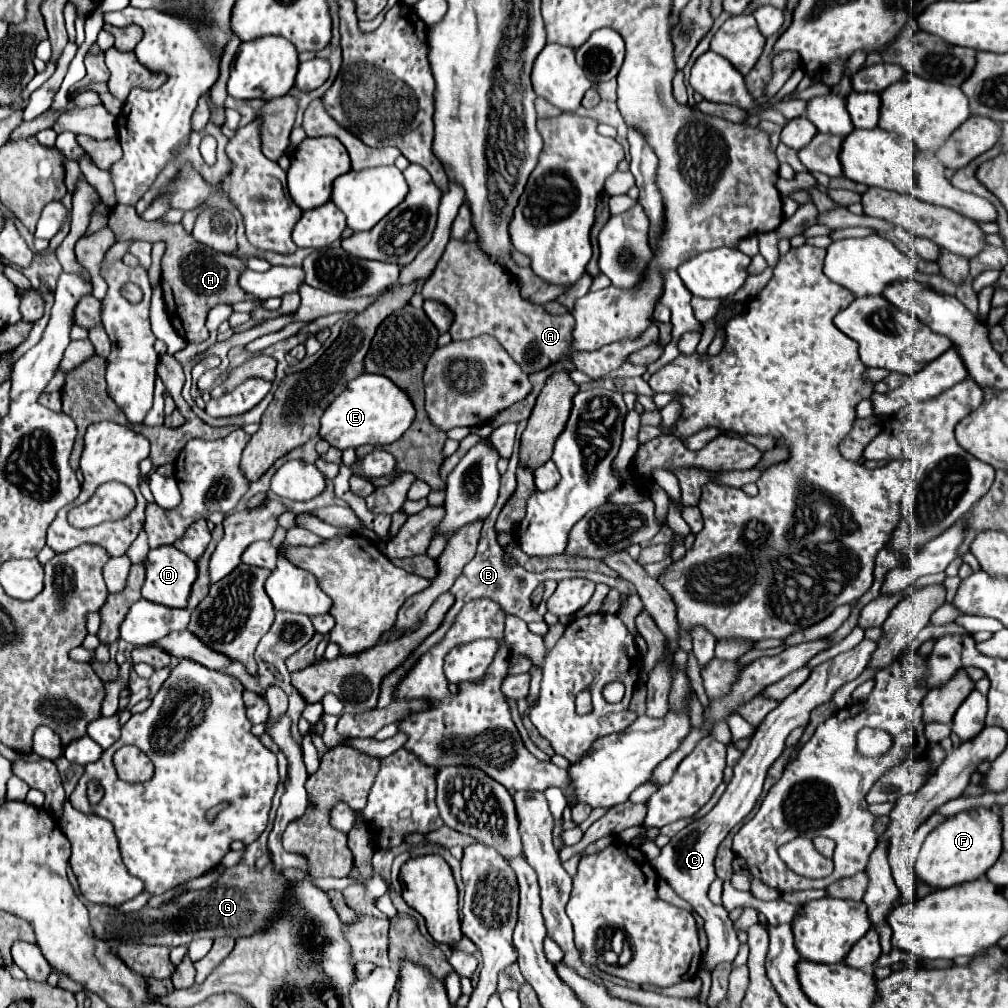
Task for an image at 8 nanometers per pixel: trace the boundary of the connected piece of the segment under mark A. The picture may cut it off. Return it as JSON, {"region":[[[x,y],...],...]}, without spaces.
{"region":[[[451,238],[437,268],[425,280],[421,294],[425,300],[443,302],[453,312],[453,324],[449,330],[453,340],[469,340],[479,334],[493,334],[527,374],[541,372],[561,360],[571,360],[577,370],[597,380],[617,370],[631,352],[657,342],[659,338],[657,324],[651,324],[635,340],[617,340],[615,344],[605,344],[595,352],[575,350],[571,346],[571,328],[575,326],[575,318],[571,314],[551,316],[543,310],[543,306],[523,300],[515,278],[497,260],[487,256],[477,242]]]}

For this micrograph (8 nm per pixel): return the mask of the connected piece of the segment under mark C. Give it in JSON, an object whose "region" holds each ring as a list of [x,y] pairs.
{"region":[[[865,638],[853,650],[843,652],[843,654],[815,666],[811,670],[811,676],[807,678],[807,682],[803,682],[791,696],[787,696],[783,702],[779,702],[779,706],[775,710],[771,710],[769,716],[765,716],[763,724],[759,724],[759,728],[757,728],[757,732],[755,732],[755,736],[751,740],[751,746],[743,752],[743,758],[733,768],[735,776],[733,776],[731,784],[727,786],[727,790],[723,792],[723,796],[719,798],[719,802],[715,804],[715,808],[709,814],[705,814],[703,818],[693,820],[679,834],[675,834],[669,840],[669,844],[661,848],[661,854],[651,860],[651,866],[655,868],[655,872],[661,878],[665,878],[671,884],[671,888],[683,900],[687,900],[695,908],[695,912],[705,920],[705,932],[707,932],[707,940],[709,940],[707,954],[703,958],[703,968],[705,970],[710,971],[721,962],[731,964],[735,960],[737,952],[739,952],[739,940],[737,940],[737,934],[733,930],[733,922],[727,916],[727,910],[723,906],[715,906],[707,898],[707,890],[709,890],[711,882],[717,878],[715,876],[715,856],[717,856],[719,844],[725,840],[727,832],[735,824],[739,824],[751,812],[751,808],[755,806],[755,802],[757,802],[757,798],[761,794],[761,788],[763,788],[765,774],[767,774],[769,766],[783,752],[785,740],[791,734],[791,730],[801,726],[801,724],[807,724],[809,722],[809,712],[815,706],[819,706],[823,702],[829,702],[831,694],[839,686],[843,686],[845,682],[857,678],[865,670],[865,666],[869,664],[875,648],[877,648],[877,644]]]}

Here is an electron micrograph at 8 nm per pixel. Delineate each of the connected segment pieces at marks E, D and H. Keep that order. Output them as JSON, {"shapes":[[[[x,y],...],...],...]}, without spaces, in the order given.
{"shapes":[[[[363,372],[353,378],[325,410],[319,436],[341,450],[351,446],[359,448],[363,444],[385,446],[399,440],[411,426],[411,420],[415,420],[415,406],[411,404],[411,398],[385,376]]],[[[169,546],[149,550],[147,556],[147,578],[141,588],[141,596],[149,602],[185,608],[191,592],[191,584],[197,578],[195,562]]],[[[123,204],[115,208],[109,220],[111,220],[111,230],[115,232],[117,240],[147,240],[147,242],[163,240],[167,244],[167,250],[161,260],[163,296],[165,296],[171,324],[175,326],[179,336],[183,336],[187,342],[201,342],[209,336],[209,330],[205,328],[205,318],[207,318],[207,312],[215,308],[217,304],[255,300],[253,296],[247,296],[237,284],[239,274],[247,268],[245,262],[237,256],[219,254],[213,248],[199,244],[183,228],[181,222],[169,224],[169,222],[163,222],[161,218],[147,222],[135,212],[133,206],[123,206]]]]}

